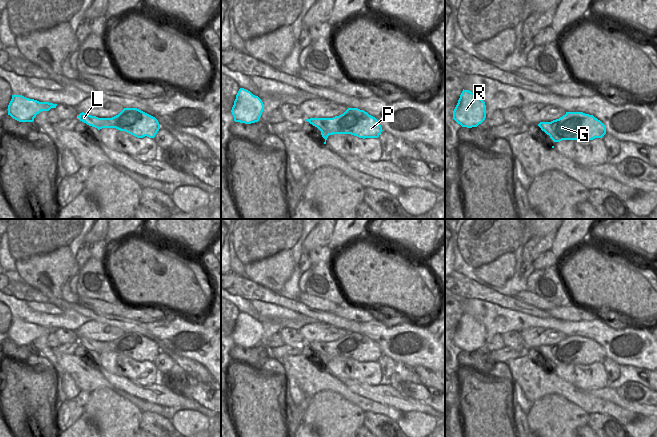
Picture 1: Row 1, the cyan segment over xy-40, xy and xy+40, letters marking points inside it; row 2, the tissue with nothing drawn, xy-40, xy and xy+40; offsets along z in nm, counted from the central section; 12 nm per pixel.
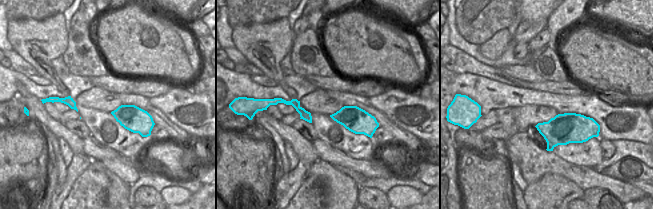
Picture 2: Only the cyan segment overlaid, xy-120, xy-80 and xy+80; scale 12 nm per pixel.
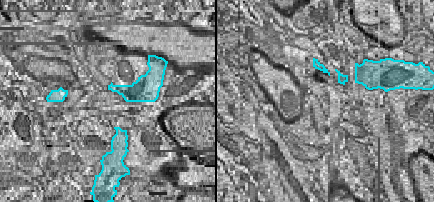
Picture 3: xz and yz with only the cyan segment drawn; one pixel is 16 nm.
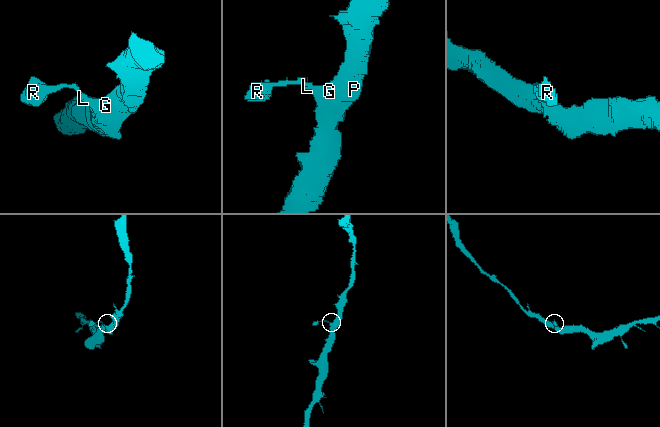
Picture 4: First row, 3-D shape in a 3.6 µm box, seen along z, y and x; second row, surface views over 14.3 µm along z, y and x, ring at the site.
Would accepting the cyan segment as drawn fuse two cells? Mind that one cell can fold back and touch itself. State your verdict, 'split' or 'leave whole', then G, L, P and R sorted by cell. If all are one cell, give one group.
leave whole; G L P R

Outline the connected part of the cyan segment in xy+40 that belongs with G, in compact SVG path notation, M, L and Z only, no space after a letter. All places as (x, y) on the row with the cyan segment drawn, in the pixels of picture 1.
M566 112L559 119L540 122L538 126L554 142L562 140L583 140L601 138L606 134L605 125L593 115L583 112Z

